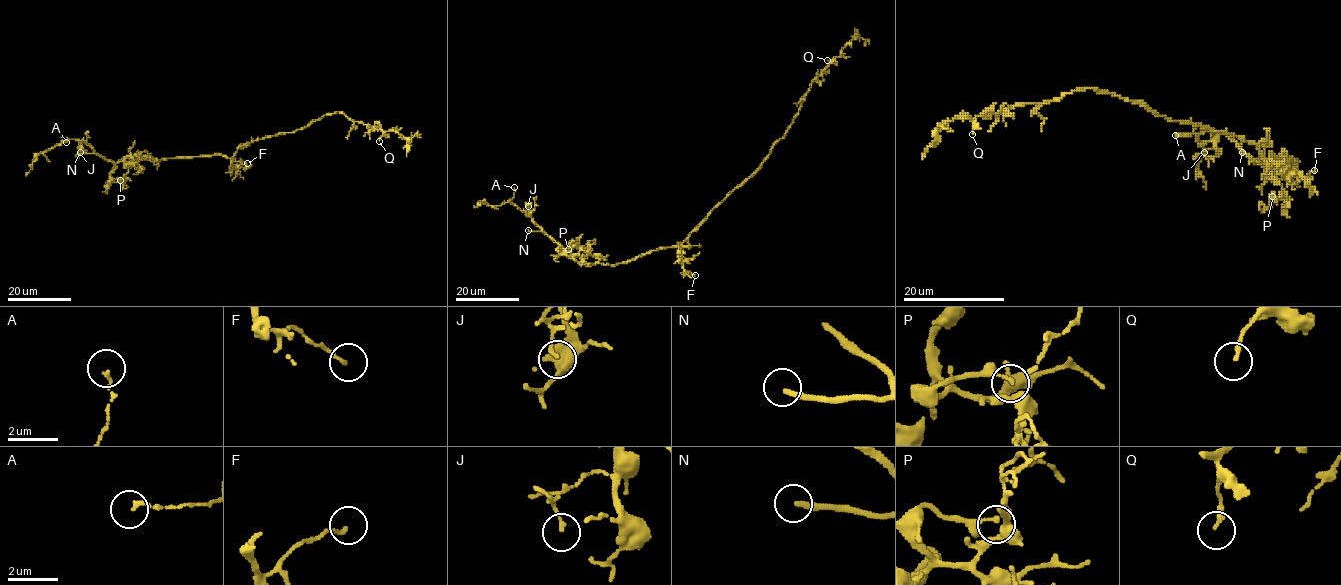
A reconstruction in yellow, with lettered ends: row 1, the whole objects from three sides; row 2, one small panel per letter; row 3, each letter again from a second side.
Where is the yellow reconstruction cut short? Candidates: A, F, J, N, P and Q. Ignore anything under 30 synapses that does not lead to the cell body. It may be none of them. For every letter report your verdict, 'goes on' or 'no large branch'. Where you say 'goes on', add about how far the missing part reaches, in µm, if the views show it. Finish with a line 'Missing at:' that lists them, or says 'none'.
A: no large branch
F: no large branch
J: no large branch
N: goes on; about 45 µm are missing
P: no large branch
Q: no large branch
Missing at: N

